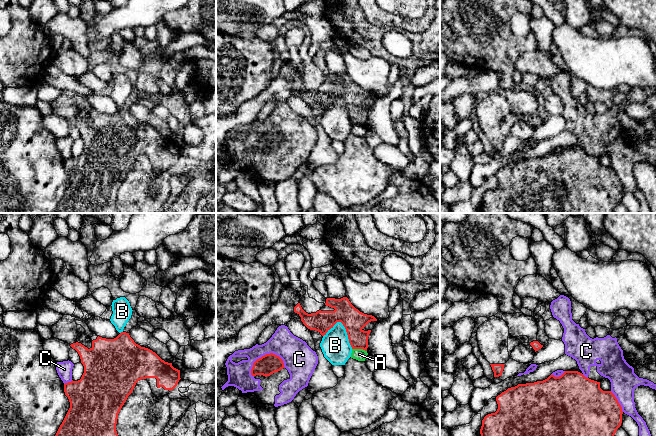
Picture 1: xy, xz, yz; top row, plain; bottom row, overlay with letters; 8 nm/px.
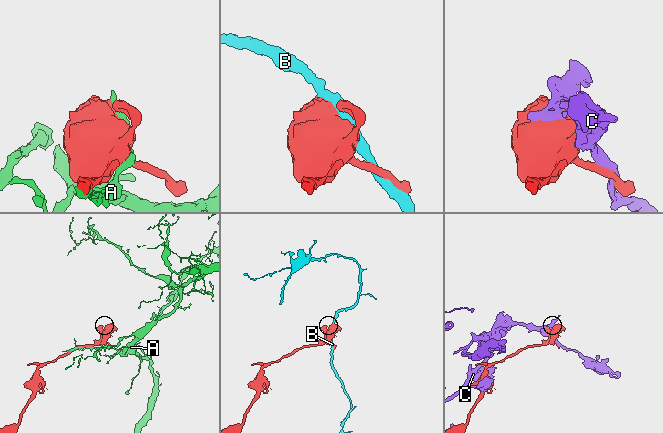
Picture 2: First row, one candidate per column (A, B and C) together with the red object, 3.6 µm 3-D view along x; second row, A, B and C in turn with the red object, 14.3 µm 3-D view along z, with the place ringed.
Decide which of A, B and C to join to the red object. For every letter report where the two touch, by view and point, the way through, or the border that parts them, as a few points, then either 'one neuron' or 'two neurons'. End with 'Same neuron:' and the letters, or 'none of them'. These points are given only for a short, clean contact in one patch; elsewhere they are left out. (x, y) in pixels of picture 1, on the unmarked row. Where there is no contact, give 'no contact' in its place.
A: meets red in xz at (359, 124); two neurons
B: meets red in xz at (344, 102); two neurons
C: meets red in xz at (266, 130); two neurons
Same neuron: none of them

